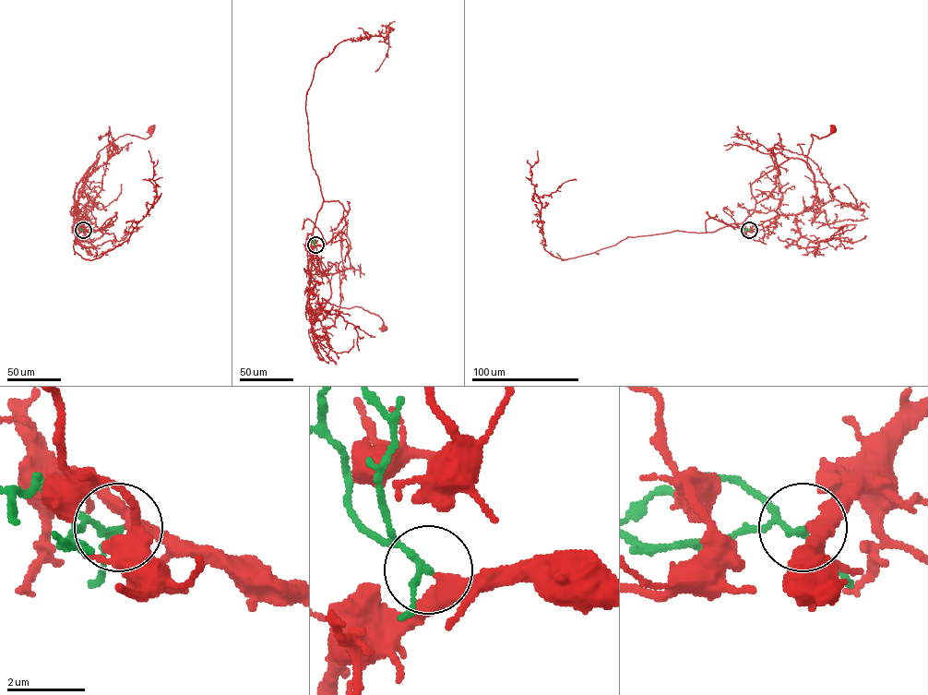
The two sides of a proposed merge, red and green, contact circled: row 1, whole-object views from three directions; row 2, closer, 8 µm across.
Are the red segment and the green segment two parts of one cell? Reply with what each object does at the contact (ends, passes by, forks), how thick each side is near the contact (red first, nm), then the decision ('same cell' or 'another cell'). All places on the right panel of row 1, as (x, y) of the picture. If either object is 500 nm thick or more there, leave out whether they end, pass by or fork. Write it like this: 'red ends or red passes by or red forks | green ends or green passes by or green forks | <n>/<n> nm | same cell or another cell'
red passes by | green passes by | 320/160 nm | same cell

